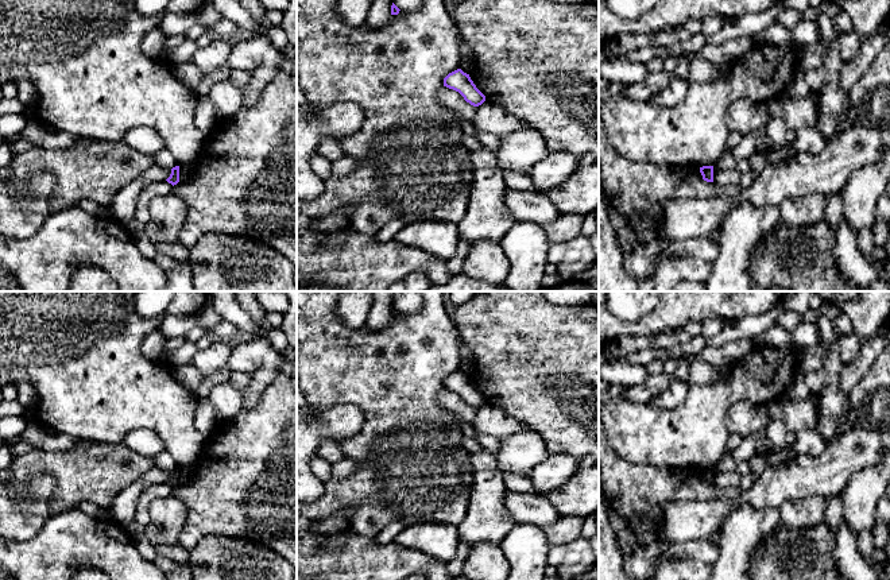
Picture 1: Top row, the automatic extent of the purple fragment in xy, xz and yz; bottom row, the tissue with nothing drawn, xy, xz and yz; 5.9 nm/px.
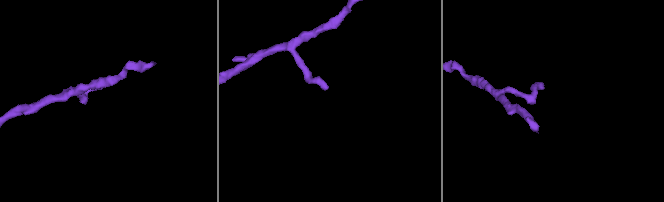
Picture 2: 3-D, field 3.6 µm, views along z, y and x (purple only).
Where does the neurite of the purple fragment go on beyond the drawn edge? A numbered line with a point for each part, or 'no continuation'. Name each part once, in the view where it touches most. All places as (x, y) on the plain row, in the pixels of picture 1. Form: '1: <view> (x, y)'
no continuation

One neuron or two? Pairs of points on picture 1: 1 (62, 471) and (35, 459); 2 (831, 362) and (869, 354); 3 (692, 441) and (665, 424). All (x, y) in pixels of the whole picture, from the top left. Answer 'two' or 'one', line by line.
1: one
2: two
3: one

